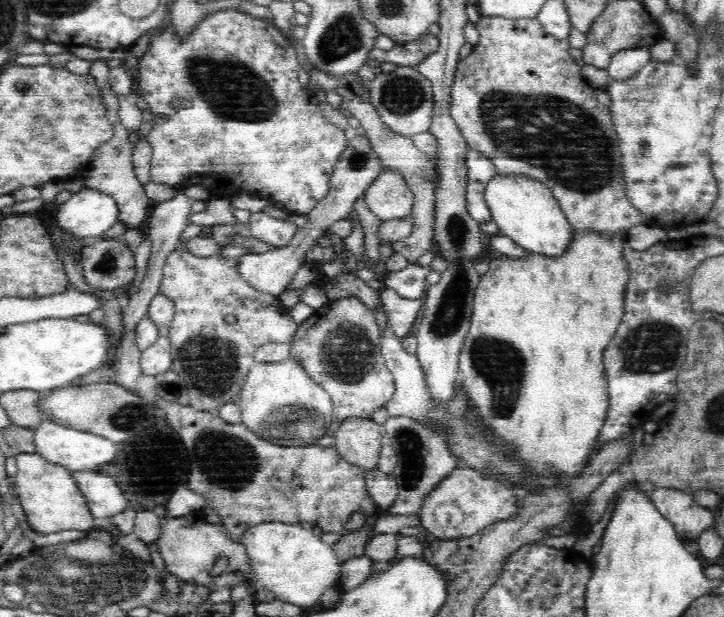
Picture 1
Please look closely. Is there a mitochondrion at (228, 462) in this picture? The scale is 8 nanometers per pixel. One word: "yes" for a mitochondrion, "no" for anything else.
yes

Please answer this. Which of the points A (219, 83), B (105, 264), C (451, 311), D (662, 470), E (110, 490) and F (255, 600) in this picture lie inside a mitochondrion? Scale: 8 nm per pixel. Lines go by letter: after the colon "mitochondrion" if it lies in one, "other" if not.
A: mitochondrion
B: mitochondrion
C: mitochondrion
D: other
E: other
F: other

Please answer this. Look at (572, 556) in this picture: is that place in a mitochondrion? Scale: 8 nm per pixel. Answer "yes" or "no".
no

